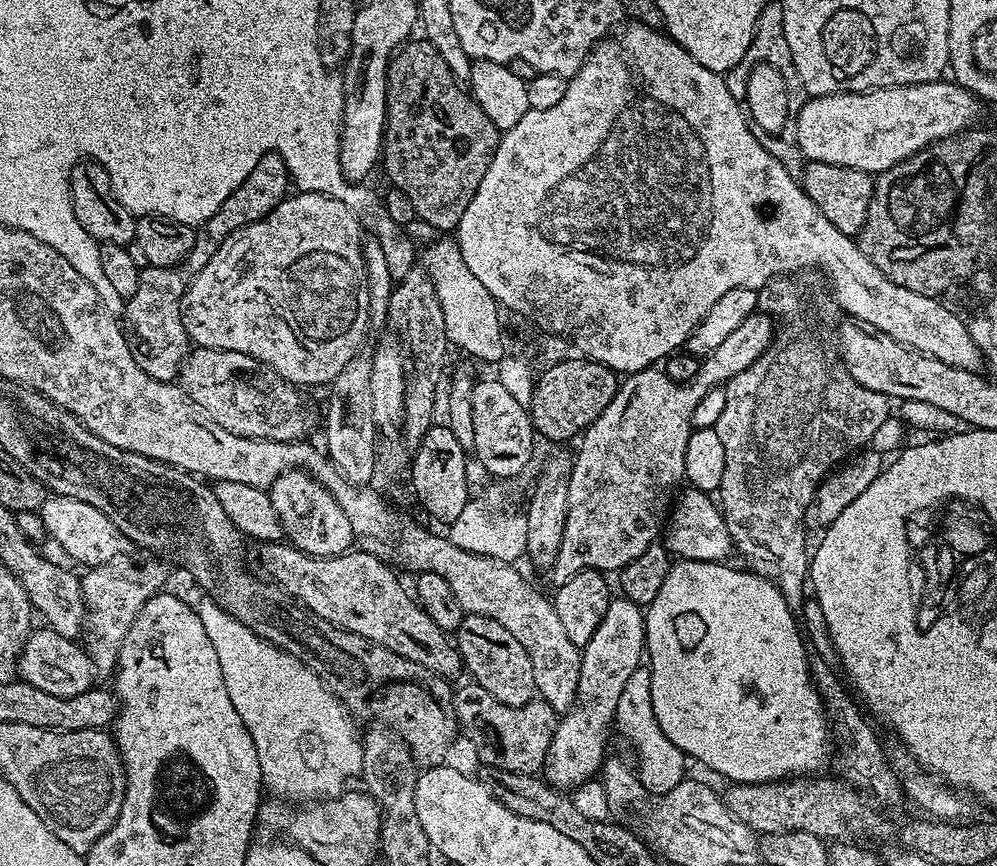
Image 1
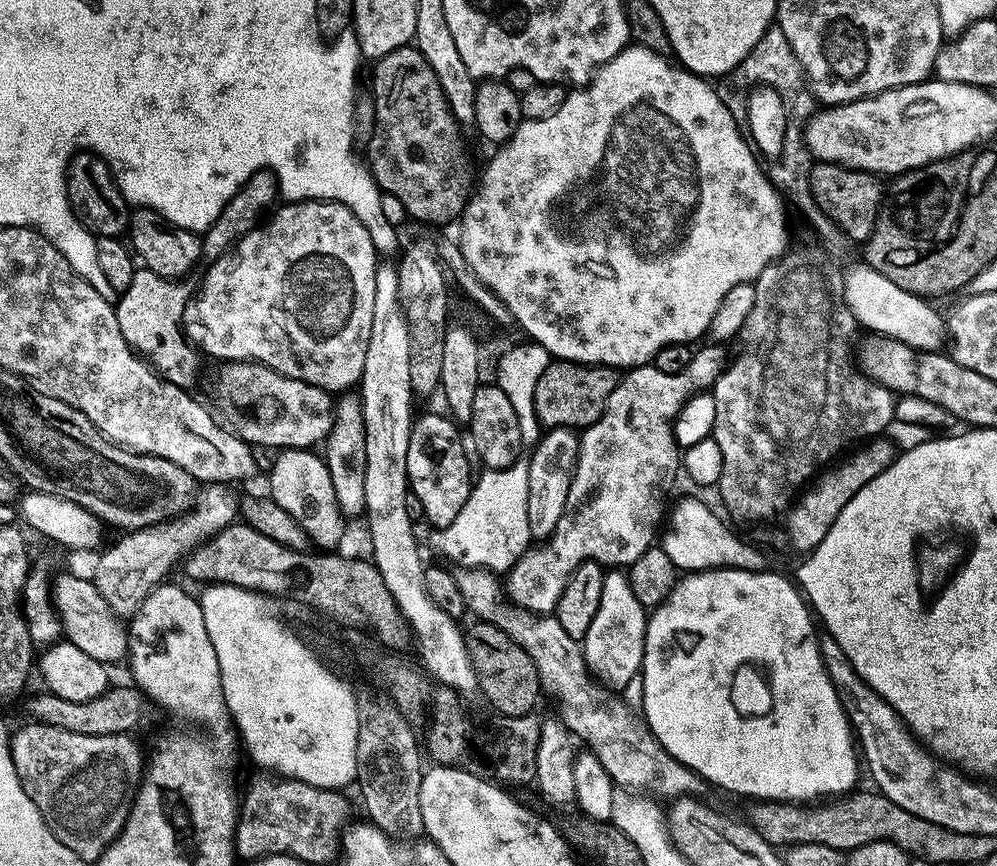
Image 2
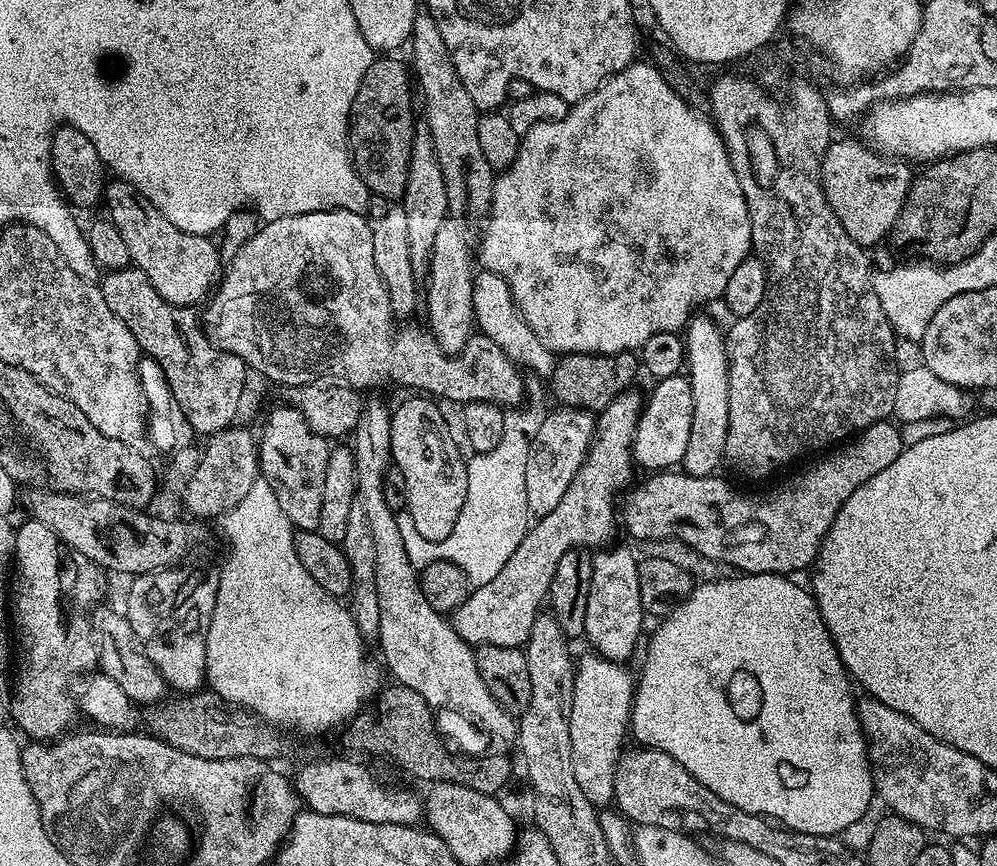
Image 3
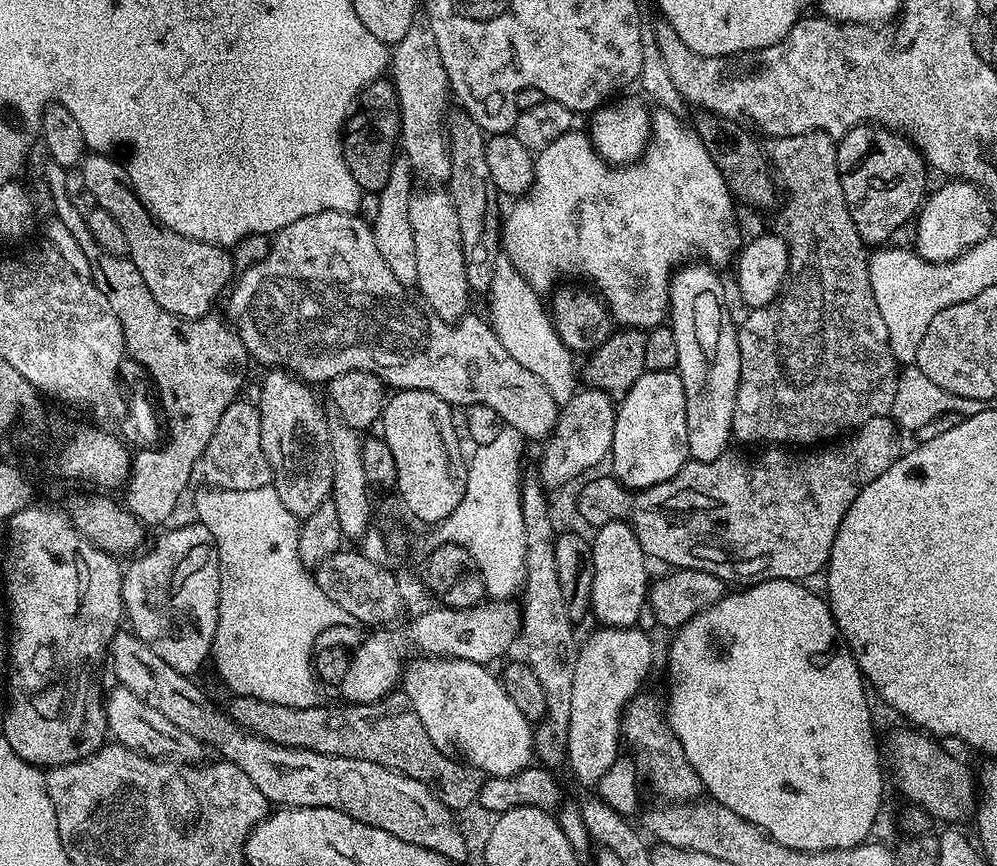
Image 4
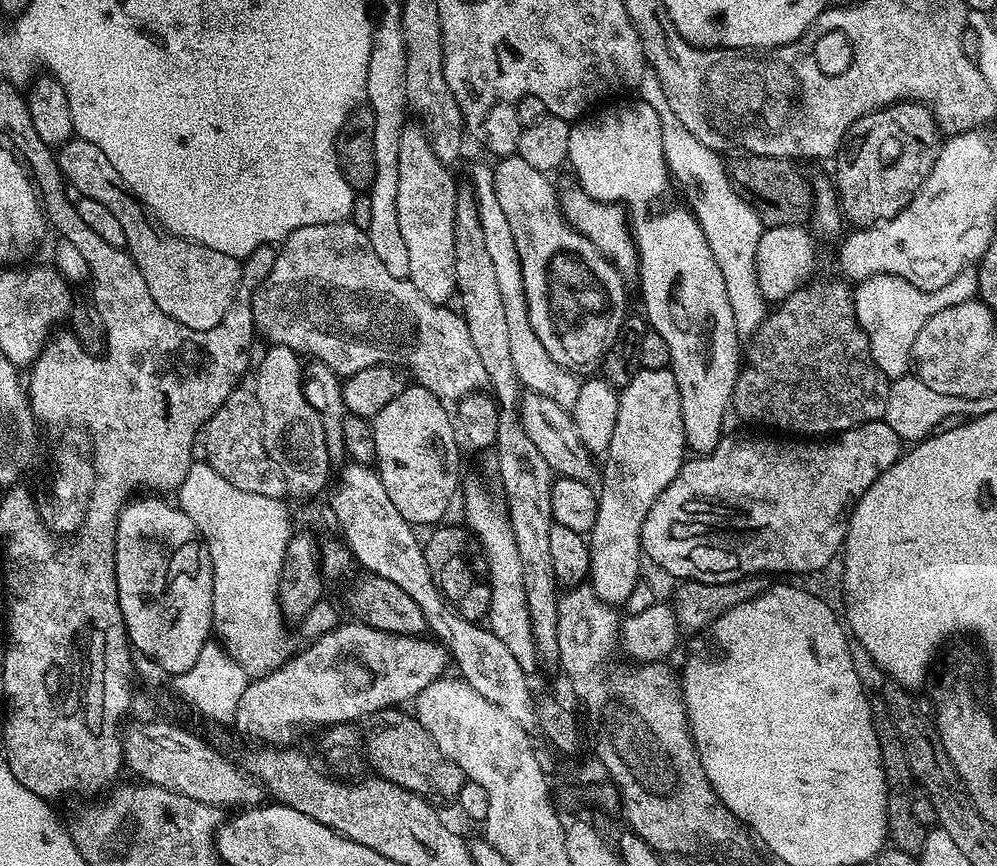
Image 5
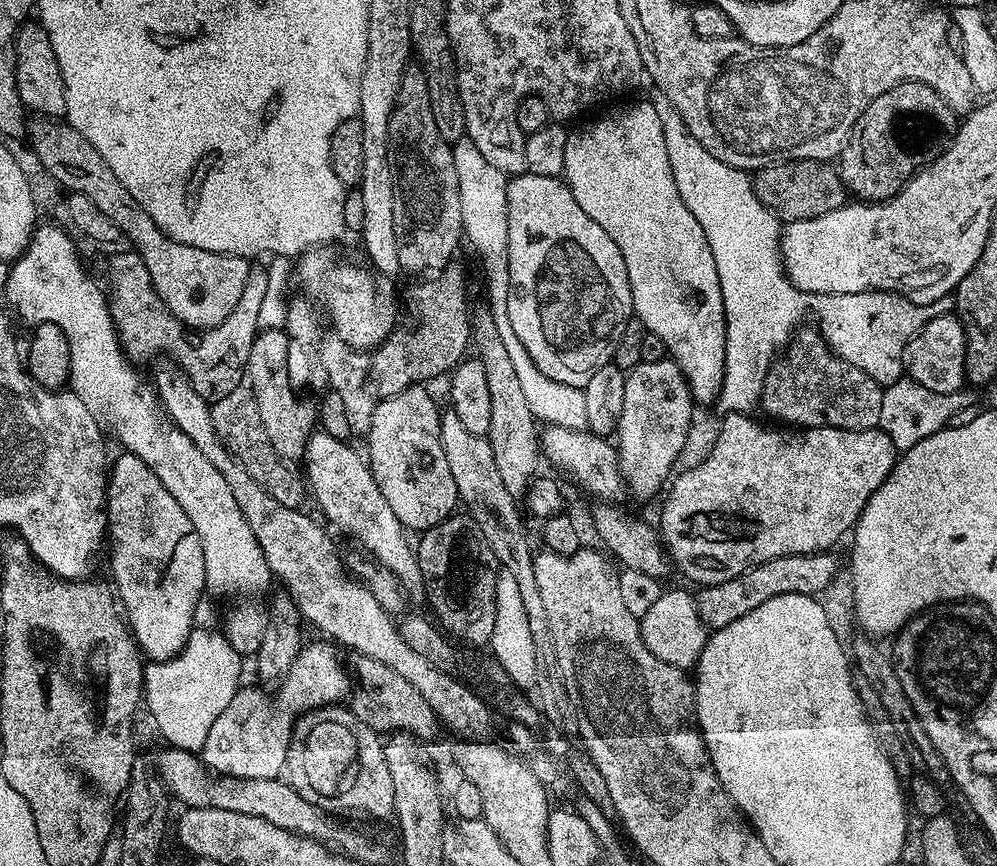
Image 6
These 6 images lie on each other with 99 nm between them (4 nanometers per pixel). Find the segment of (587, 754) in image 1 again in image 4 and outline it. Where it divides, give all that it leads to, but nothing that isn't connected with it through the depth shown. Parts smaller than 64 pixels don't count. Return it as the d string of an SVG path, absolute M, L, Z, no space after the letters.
M617 518L610 521L608 524L603 524L602 527L595 529L594 535L591 537L592 541L592 602L590 605L591 615L597 616L600 619L599 623L606 628L631 628L641 619L641 612L646 608L646 601L648 598L648 590L650 587L650 575L648 576L648 568L646 563L646 557L642 546L638 542L638 538L634 534L631 523L625 522L623 519Z

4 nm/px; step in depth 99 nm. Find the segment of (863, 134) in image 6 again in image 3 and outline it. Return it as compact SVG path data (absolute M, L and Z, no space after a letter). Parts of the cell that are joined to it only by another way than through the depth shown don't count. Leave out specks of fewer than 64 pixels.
M833 139L822 158L820 177L826 202L830 202L830 210L834 210L838 222L842 222L842 230L846 230L846 234L850 234L850 238L854 238L854 242L861 248L868 250L871 249L871 244L878 243L883 236L885 239L891 233L898 214L904 208L914 172L913 169L908 169L911 167L905 161L885 156L859 139L856 140Z

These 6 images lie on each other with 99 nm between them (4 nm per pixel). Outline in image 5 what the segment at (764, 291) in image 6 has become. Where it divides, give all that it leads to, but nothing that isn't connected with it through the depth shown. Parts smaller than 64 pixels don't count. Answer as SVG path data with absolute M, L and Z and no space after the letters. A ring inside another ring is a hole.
M645 70L642 74L638 96L656 111L662 122L662 150L669 173L675 179L677 176L688 187L688 196L692 199L690 211L702 226L706 242L710 242L710 251L714 253L714 262L718 262L718 270L722 270L722 278L726 282L726 298L730 298L730 310L734 310L738 334L741 338L751 337L766 315L766 301L758 290L756 277L758 238L765 227L760 223L756 211L732 185L725 161L720 161L723 160L721 153L702 146L702 142L698 142L698 138L694 138L694 134L690 134L690 130L686 130L686 126L678 122L678 114L674 114L674 109L666 99L662 82L658 82L652 71ZM972 270L959 272L954 278L950 278L950 282L946 282L946 286L933 292L922 290L906 282L900 276L879 272L876 276L868 276L855 285L852 300L856 304L856 320L860 324L860 329L868 335L868 349L872 351L872 360L889 381L894 381L909 375L912 368L912 347L914 338L918 338L918 330L922 330L922 326L926 326L926 322L930 322L930 318L934 318L938 310L946 310L946 306L958 306L962 302L973 299L976 295L976 273Z

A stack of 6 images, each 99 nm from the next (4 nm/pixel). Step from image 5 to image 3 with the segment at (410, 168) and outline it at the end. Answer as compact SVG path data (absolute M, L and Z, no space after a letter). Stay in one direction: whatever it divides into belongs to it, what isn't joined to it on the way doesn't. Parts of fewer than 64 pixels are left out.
M449 218L438 226L434 237L434 250L428 263L428 324L438 346L449 354L464 351L466 342L474 334L475 310L472 289L474 277L474 252L468 249L468 232L463 219Z

